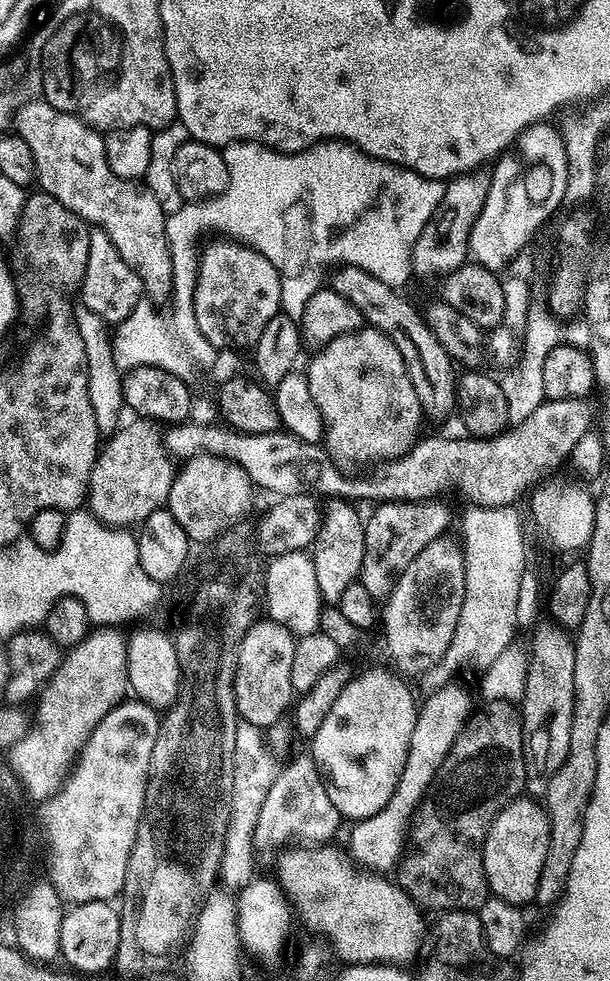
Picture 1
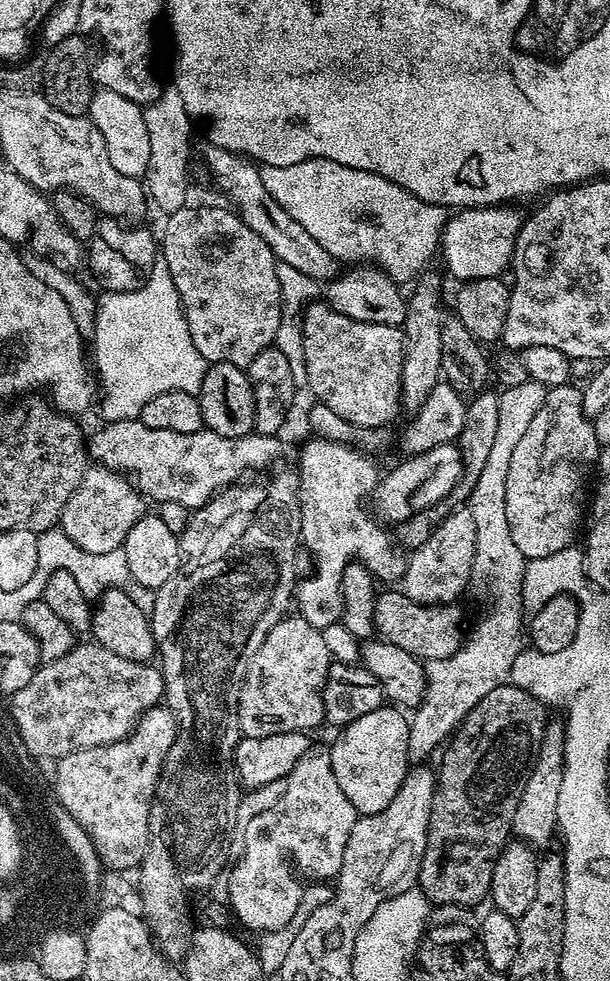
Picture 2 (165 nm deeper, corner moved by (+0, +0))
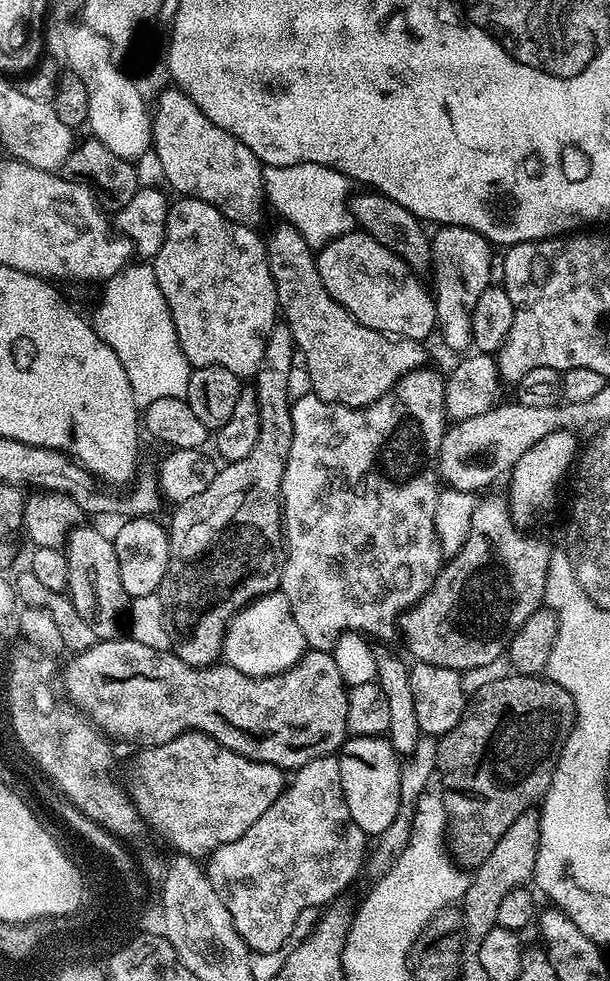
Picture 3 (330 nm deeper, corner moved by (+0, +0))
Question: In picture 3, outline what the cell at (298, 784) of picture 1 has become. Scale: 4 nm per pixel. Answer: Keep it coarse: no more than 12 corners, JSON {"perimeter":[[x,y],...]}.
{"perimeter":[[340,757],[295,769],[206,871],[253,953],[364,864]]}

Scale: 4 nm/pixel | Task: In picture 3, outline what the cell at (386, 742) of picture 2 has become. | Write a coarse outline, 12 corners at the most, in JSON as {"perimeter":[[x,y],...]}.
{"perimeter":[[384,736],[338,755],[350,818],[378,838],[398,814],[401,757]]}

